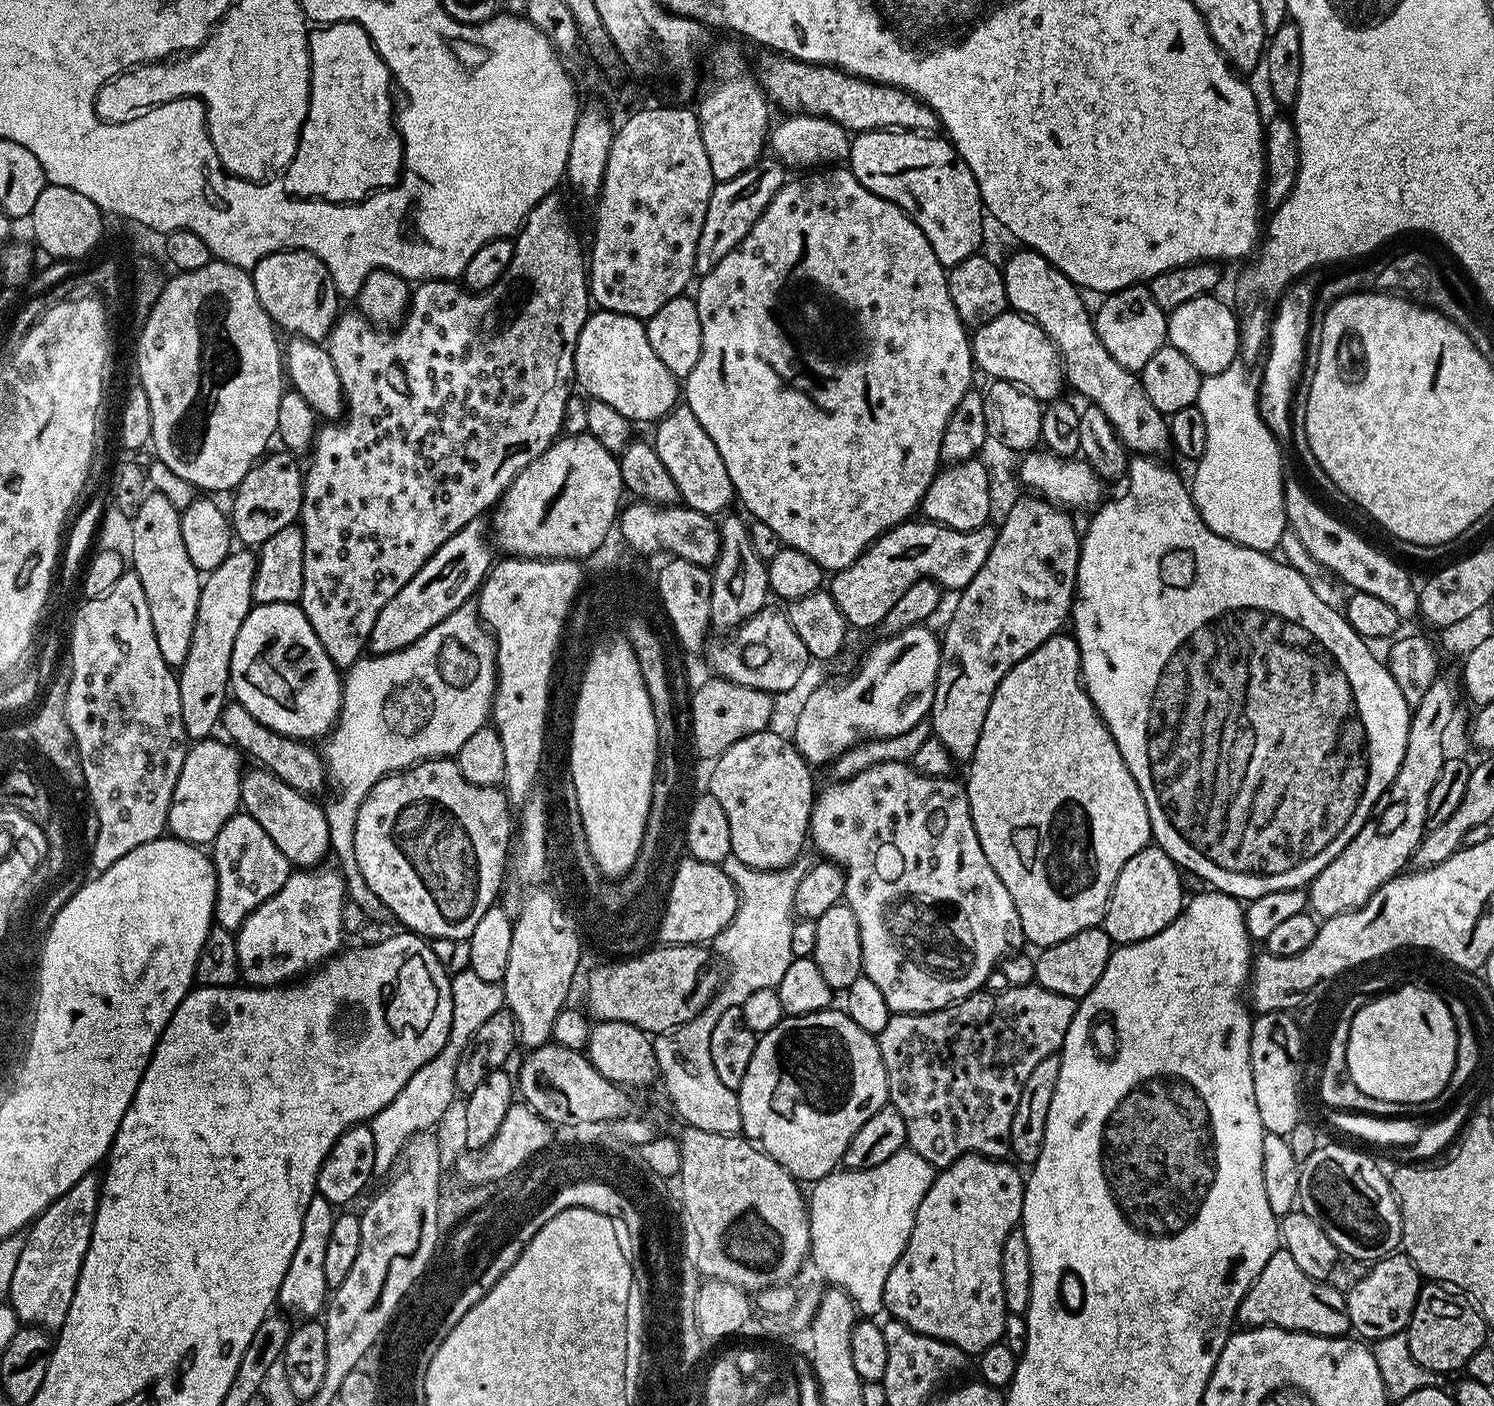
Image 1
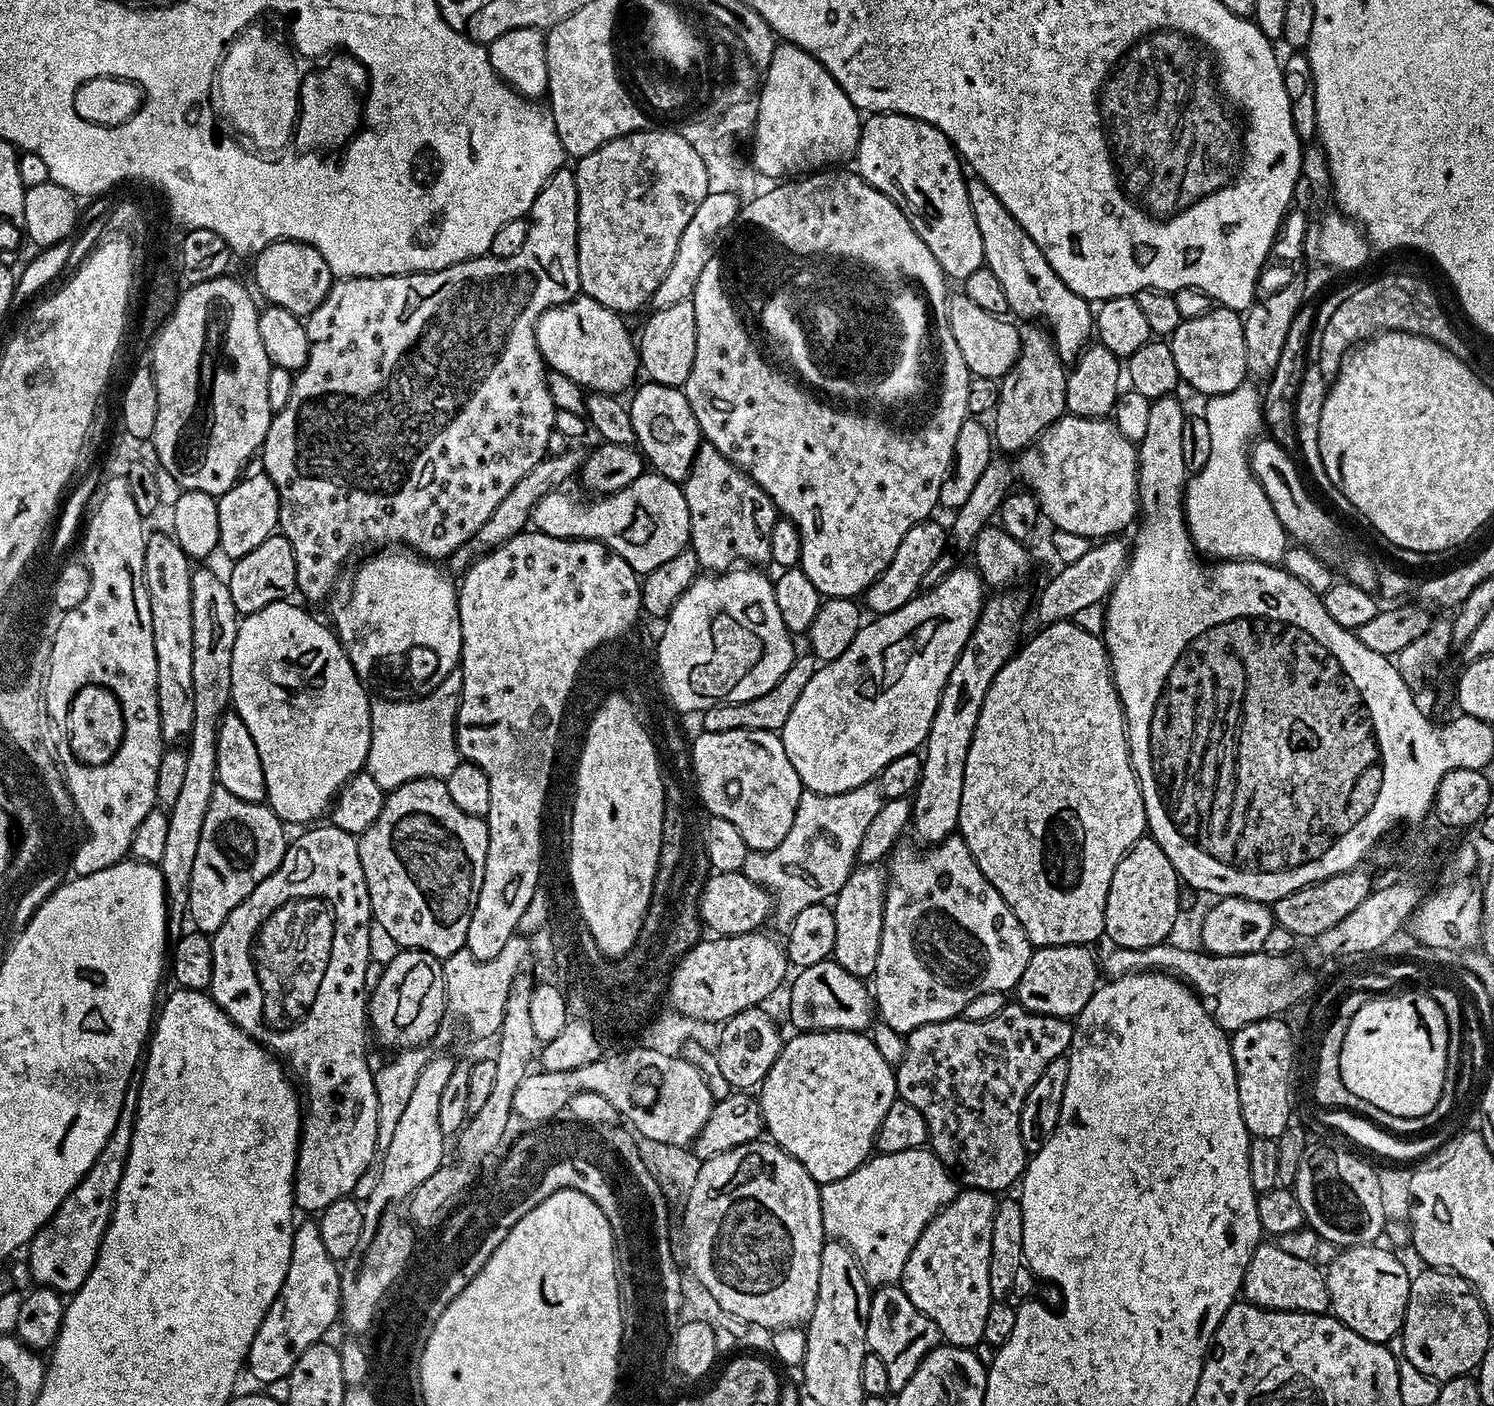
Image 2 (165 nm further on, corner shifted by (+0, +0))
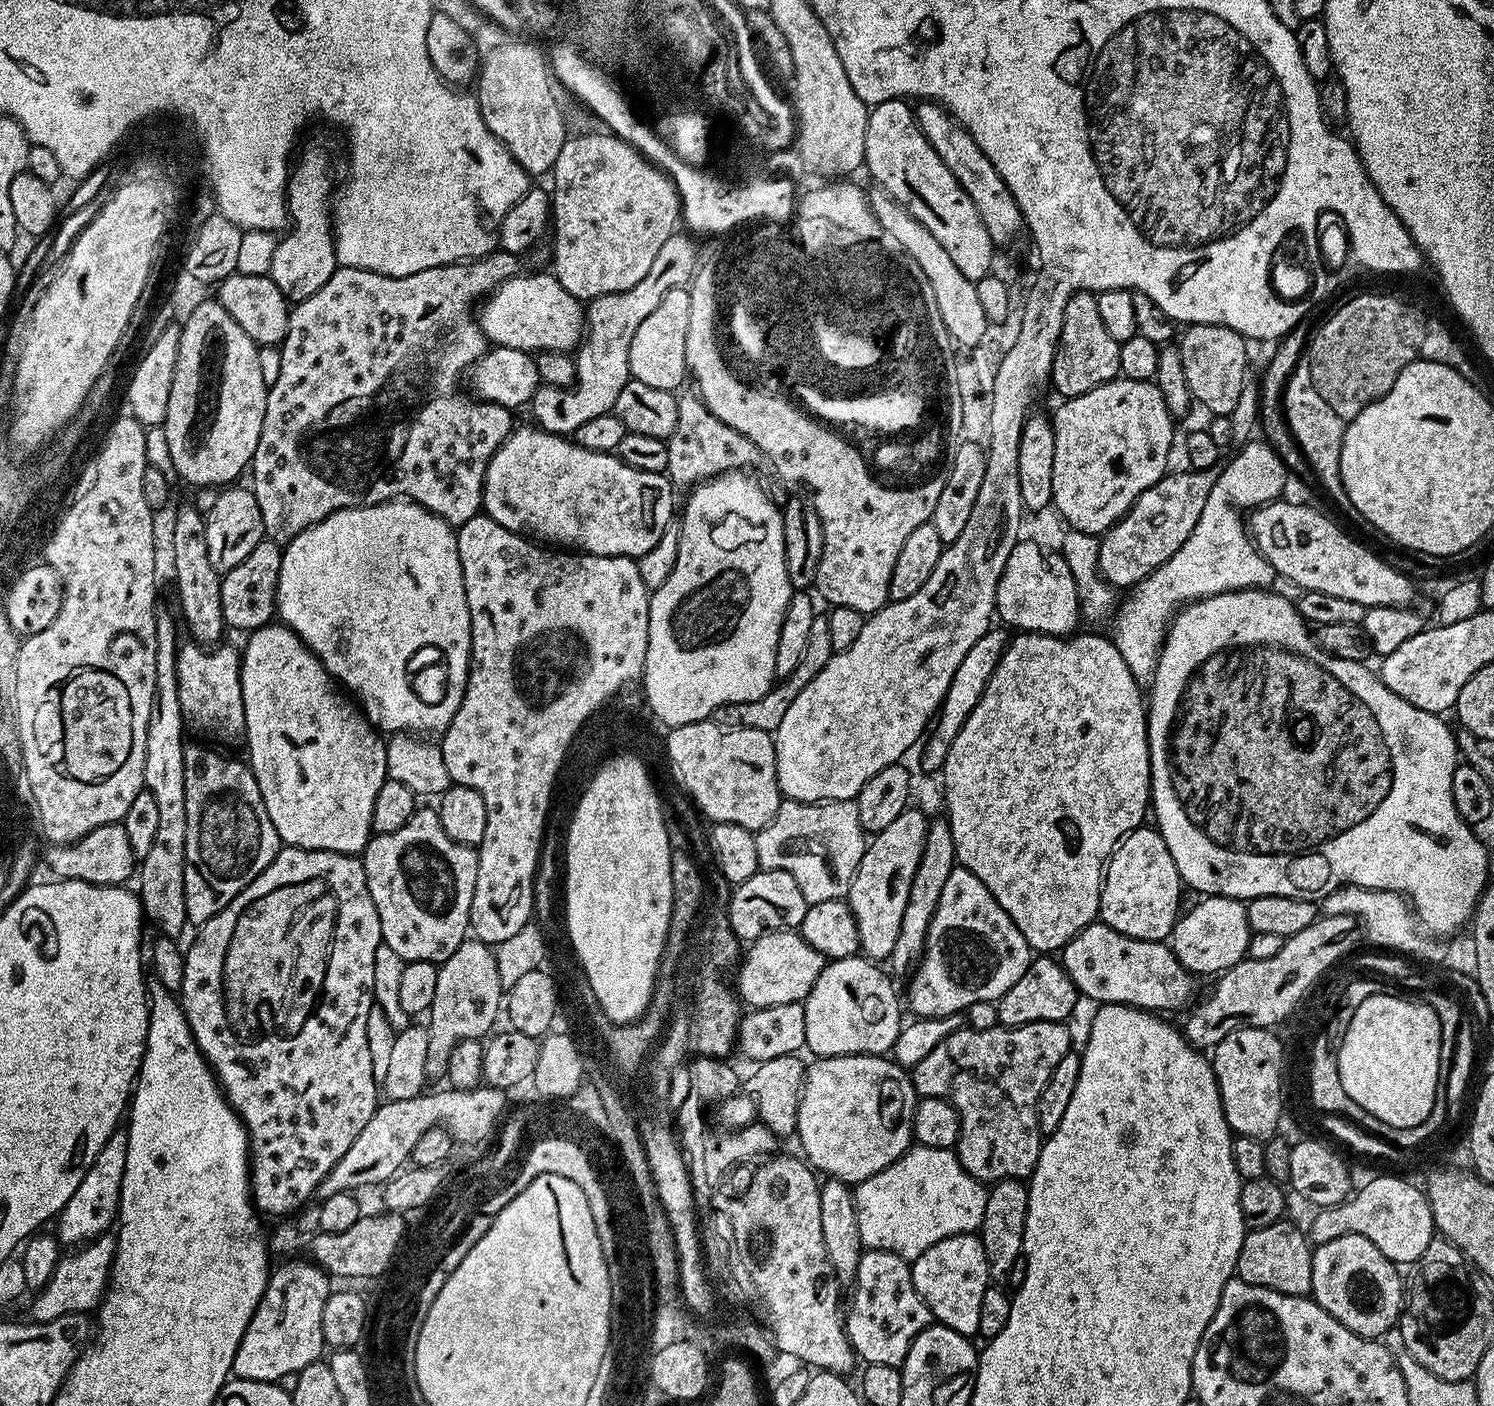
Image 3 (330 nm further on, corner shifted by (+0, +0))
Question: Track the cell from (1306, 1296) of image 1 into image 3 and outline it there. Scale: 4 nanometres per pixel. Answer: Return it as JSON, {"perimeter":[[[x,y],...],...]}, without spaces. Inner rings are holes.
{"perimeter":[[[1285,1218],[1274,1222],[1274,1226],[1262,1226],[1261,1228],[1253,1228],[1251,1230],[1245,1231],[1244,1241],[1242,1242],[1242,1250],[1238,1254],[1236,1259],[1236,1270],[1235,1275],[1242,1282],[1250,1282],[1254,1286],[1262,1286],[1263,1288],[1269,1288],[1270,1290],[1278,1290],[1278,1294],[1290,1294],[1291,1296],[1308,1296],[1312,1291],[1312,1250],[1313,1245],[1308,1244],[1308,1240],[1304,1237],[1304,1232],[1296,1224],[1291,1224],[1291,1219]]]}

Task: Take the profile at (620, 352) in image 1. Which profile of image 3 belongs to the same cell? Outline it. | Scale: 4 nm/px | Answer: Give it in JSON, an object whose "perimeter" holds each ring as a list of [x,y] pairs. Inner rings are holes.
{"perimeter":[[[536,272],[533,276],[512,276],[502,281],[495,292],[483,301],[484,309],[482,304],[478,323],[484,332],[485,341],[529,354],[544,351],[568,354],[581,343],[586,332],[586,312],[581,301],[566,294],[555,276],[544,272]]]}

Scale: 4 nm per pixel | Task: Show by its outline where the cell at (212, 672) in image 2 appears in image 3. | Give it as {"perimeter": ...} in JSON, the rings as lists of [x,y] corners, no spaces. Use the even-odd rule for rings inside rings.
{"perimeter":[[[195,503],[179,505],[176,508],[174,549],[175,569],[177,576],[174,579],[176,596],[180,599],[180,612],[182,624],[188,627],[193,641],[201,646],[212,646],[223,632],[226,625],[222,618],[222,594],[220,593],[221,573],[216,572],[210,564],[206,552],[206,524],[205,513],[196,509]],[[184,615],[184,620],[183,616]]]}

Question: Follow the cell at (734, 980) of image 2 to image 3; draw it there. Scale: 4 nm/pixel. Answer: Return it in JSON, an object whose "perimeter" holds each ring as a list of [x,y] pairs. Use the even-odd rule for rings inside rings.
{"perimeter":[[[796,930],[764,932],[758,939],[751,941],[747,948],[748,953],[743,953],[735,969],[734,988],[739,999],[749,1009],[803,1002],[810,994],[814,982],[818,982],[818,974],[822,974],[826,963],[818,950],[804,941]]]}

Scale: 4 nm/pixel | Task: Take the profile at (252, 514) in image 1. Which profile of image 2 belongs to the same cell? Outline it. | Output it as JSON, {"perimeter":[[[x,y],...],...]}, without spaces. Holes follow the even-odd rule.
{"perimeter":[[[263,472],[238,480],[234,487],[217,497],[216,504],[218,506],[219,551],[224,552],[231,561],[235,562],[239,557],[244,557],[250,550],[254,550],[254,546],[258,546],[258,542],[264,541],[277,531],[280,499],[277,488]]]}

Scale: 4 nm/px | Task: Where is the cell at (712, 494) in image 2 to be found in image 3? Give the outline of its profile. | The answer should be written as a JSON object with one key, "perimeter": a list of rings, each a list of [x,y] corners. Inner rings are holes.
{"perimeter":[[[699,395],[680,396],[677,399],[678,422],[674,422],[674,430],[668,437],[668,470],[673,485],[677,489],[691,489],[697,484],[721,476],[723,472],[733,470],[756,470],[752,468],[765,467],[766,461],[762,450],[746,438],[746,434],[738,434],[731,426],[726,426],[722,418],[714,418],[710,410],[704,405]]]}

